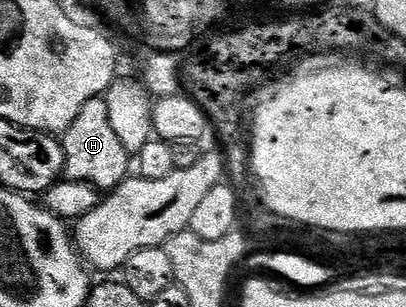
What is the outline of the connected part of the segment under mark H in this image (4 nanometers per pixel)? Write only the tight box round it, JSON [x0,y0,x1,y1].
[61,97,132,192]

